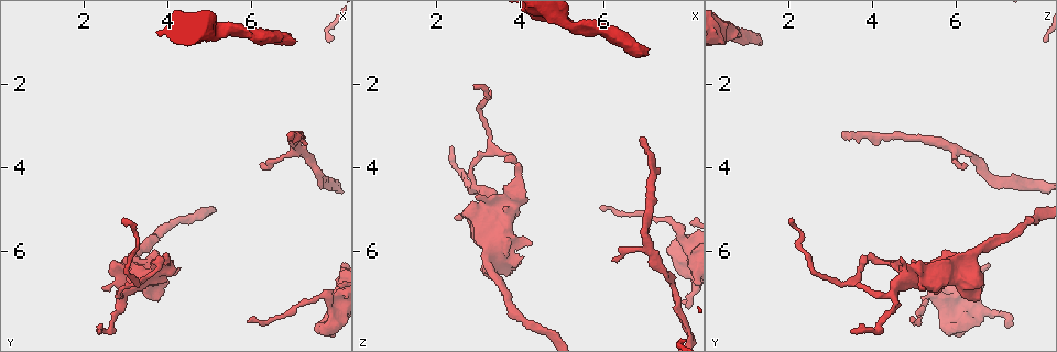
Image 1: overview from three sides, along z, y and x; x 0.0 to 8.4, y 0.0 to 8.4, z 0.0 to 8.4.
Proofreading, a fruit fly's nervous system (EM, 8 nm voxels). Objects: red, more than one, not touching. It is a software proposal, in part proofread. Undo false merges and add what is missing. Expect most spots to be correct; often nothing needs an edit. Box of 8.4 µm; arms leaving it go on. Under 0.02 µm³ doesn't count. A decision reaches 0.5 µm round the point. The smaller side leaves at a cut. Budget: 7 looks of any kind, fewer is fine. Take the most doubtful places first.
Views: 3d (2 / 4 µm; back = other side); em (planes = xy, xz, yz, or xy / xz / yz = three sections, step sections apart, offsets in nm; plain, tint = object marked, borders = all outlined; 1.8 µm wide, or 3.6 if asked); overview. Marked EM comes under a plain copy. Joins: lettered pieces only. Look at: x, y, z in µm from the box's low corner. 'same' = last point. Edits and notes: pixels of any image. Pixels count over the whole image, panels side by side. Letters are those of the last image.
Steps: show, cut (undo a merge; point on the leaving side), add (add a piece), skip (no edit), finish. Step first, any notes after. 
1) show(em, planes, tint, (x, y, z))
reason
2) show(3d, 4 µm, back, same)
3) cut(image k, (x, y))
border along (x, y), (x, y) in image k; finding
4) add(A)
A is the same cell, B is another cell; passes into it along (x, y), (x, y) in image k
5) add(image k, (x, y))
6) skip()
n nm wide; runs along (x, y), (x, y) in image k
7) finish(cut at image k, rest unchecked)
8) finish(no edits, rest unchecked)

show(em, planes, borders, (7.00, 0.95, 1.20))

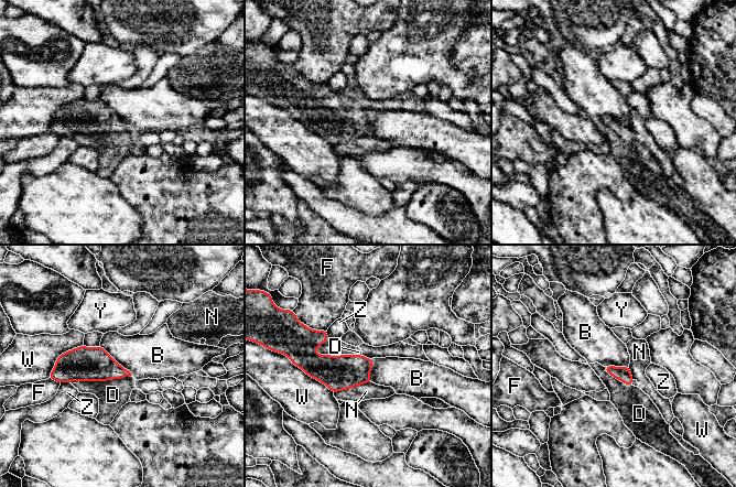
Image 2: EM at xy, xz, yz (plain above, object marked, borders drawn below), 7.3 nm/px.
add(D)
D is the same cell, B, F, N, W, Y and Z are other cells; passes into it along (84, 364), (105, 380), (112, 394) in image 2; the neuron continues

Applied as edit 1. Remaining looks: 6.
show(overview)
see it whole again

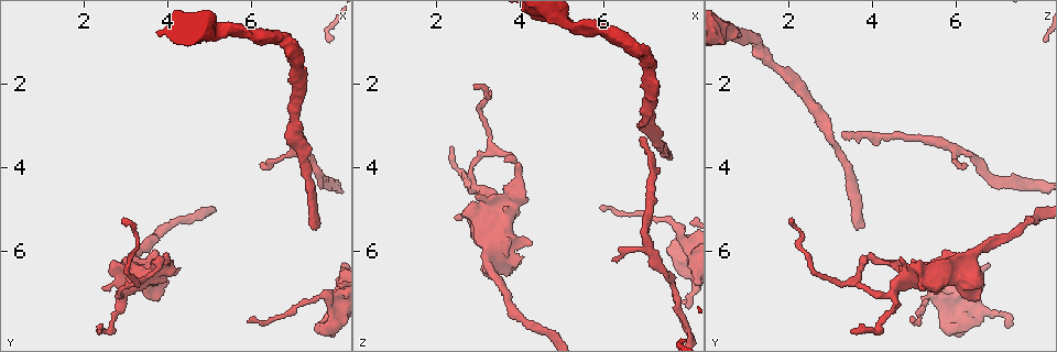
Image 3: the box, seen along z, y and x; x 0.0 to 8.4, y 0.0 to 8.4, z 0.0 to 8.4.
show(3d, 4 µm, (7.85, 7.05, 5.65))
sharp bend

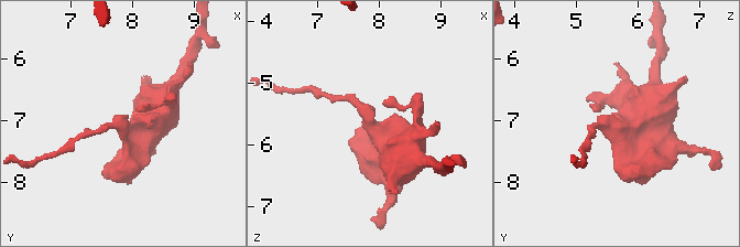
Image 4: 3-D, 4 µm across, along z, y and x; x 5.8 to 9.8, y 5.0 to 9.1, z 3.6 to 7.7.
show(em, xy, step 4, tint, (7.85, 7.05, 5.70))

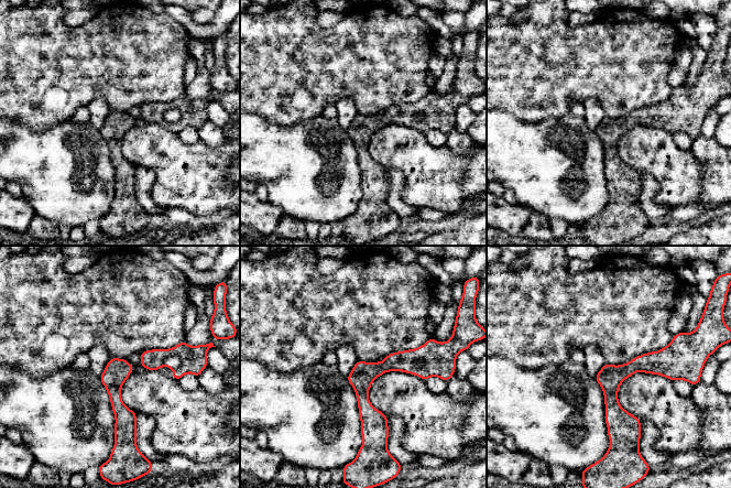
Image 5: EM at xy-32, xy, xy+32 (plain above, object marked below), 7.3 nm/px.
show(em, yz, step 16, borders, same)

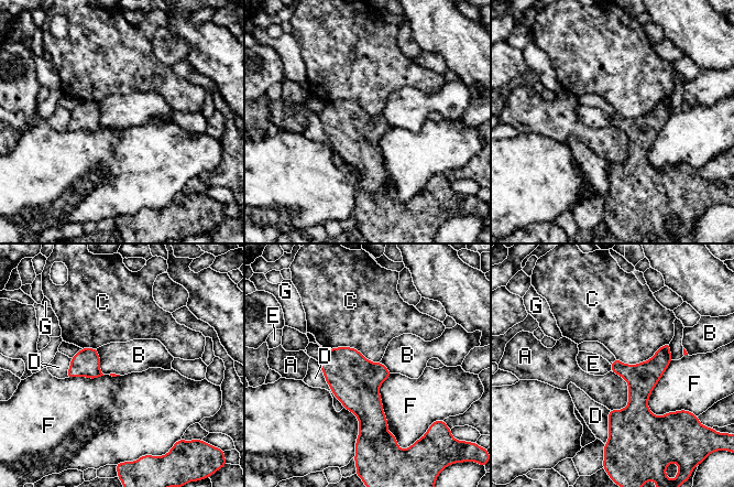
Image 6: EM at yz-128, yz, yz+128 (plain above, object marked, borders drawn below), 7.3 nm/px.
skip()
F touches over 420 nm; A, B, C, D, E, F and G are other cells; continuous, no second neuron

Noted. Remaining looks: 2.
finish(add at image 2, rest unchecked)

